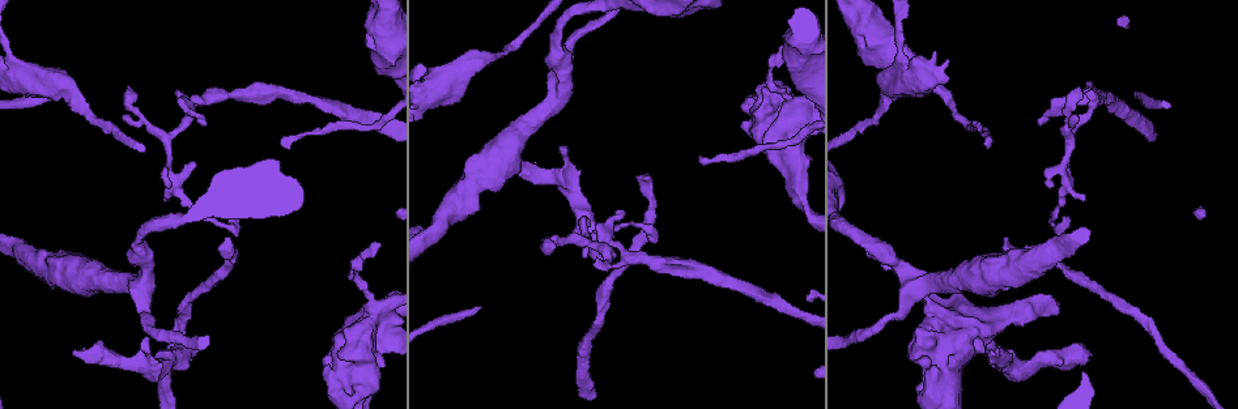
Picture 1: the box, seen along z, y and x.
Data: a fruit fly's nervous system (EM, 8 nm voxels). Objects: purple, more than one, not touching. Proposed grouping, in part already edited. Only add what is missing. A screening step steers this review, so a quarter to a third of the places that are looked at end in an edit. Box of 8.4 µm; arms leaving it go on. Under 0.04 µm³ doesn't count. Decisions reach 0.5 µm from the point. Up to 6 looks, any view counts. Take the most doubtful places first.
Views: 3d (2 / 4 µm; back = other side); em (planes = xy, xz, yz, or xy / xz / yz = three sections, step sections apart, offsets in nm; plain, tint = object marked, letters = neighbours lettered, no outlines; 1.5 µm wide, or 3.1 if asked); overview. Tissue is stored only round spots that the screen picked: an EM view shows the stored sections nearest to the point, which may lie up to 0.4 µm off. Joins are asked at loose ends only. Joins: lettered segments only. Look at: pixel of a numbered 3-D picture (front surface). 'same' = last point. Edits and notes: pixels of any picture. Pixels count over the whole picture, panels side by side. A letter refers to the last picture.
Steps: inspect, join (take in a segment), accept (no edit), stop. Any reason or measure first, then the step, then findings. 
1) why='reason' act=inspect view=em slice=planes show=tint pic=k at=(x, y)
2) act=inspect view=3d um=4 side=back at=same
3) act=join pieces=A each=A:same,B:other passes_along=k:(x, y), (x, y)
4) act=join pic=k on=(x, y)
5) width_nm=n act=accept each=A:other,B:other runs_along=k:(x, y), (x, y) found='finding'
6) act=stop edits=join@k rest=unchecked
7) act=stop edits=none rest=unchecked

why='long arm stops here' act=inspect view=em slice=planes show=letters pic=1 at=(646, 179)

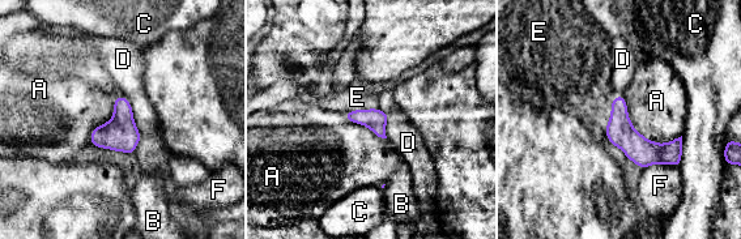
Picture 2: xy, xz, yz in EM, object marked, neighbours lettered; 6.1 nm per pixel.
width_nm=140 act=join pieces=E each=A:other,B:other,C:other,D:other,E:same,F:other passes_along=2:(375, 119), (362, 110), (357, 97) found='the cell continues'

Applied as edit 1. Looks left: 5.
why='branch stops here' act=inspect view=em slice=xz step=4 show=tint pic=1 at=(994, 354)

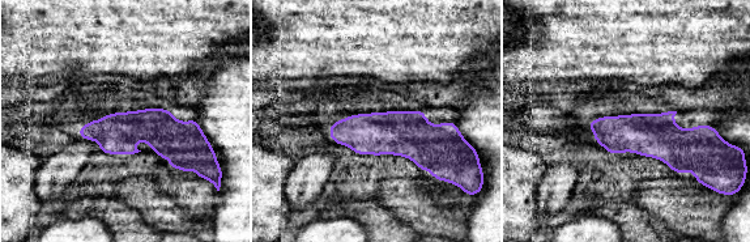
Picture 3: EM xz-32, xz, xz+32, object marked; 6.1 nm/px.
why='cut it another way' act=inspect view=em slice=yz step=4 show=letters at=same

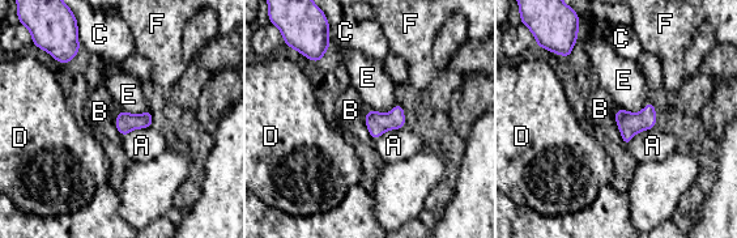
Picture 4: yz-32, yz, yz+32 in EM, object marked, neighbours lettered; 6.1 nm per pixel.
act=join pieces=B each=A:other,B:same,C:other,D:other,E:other,F:other passes_along=4:(629, 123), (617, 126), (600, 109) found='it goes on there'

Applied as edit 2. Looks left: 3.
why='an open end' act=inspect view=em slice=planes show=letters pic=1 at=(615, 252)

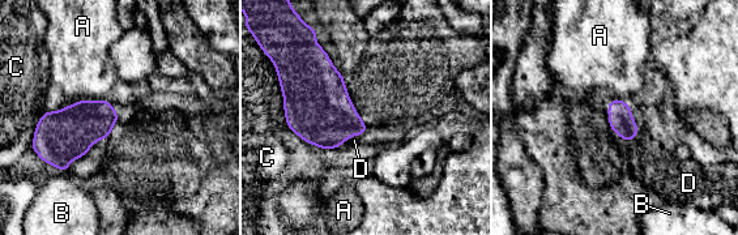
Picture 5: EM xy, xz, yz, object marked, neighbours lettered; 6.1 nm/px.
longest_contact=C:220nm act=join pieces=D each=A:other,B:other,C:other,D:same passes_along=5:(320, 111), (348, 140), (354, 140) found='the cell continues'

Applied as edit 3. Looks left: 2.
act=stop edits=join@2,join@4,join@5 rest=unchecked

